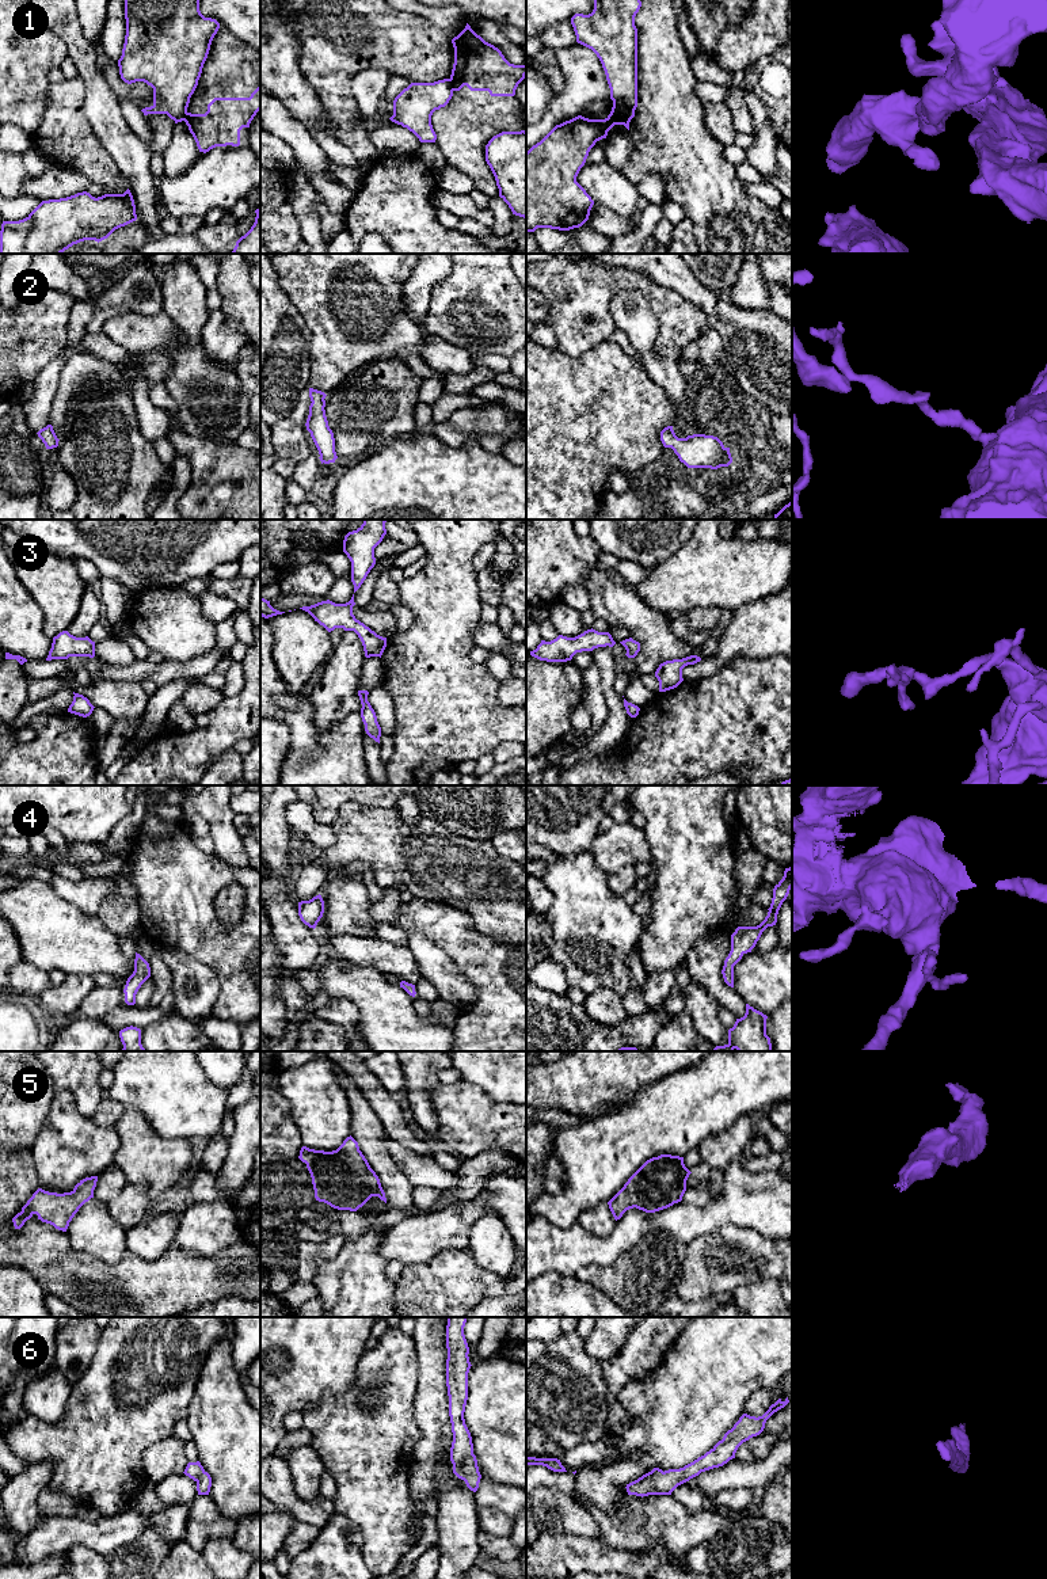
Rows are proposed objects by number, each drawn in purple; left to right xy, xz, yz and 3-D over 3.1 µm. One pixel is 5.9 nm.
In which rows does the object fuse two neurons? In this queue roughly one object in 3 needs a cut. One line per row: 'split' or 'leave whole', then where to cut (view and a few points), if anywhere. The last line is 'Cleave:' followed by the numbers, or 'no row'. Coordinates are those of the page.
1: split; cut in yz along (613, 103), (628, 122)
2: leave whole; no cut
3: leave whole; no cut
4: leave whole; no cut
5: leave whole; no cut
6: leave whole; no cut
Cleave: 1

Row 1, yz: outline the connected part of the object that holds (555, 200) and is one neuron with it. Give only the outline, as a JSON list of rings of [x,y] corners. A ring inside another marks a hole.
[[[613,104],[605,119],[578,115],[556,125],[526,152],[526,232],[534,232],[537,228],[570,231],[582,227],[589,220],[594,201],[576,182],[576,176],[590,149],[597,141],[606,138],[614,125],[624,125],[629,130],[629,122]]]

